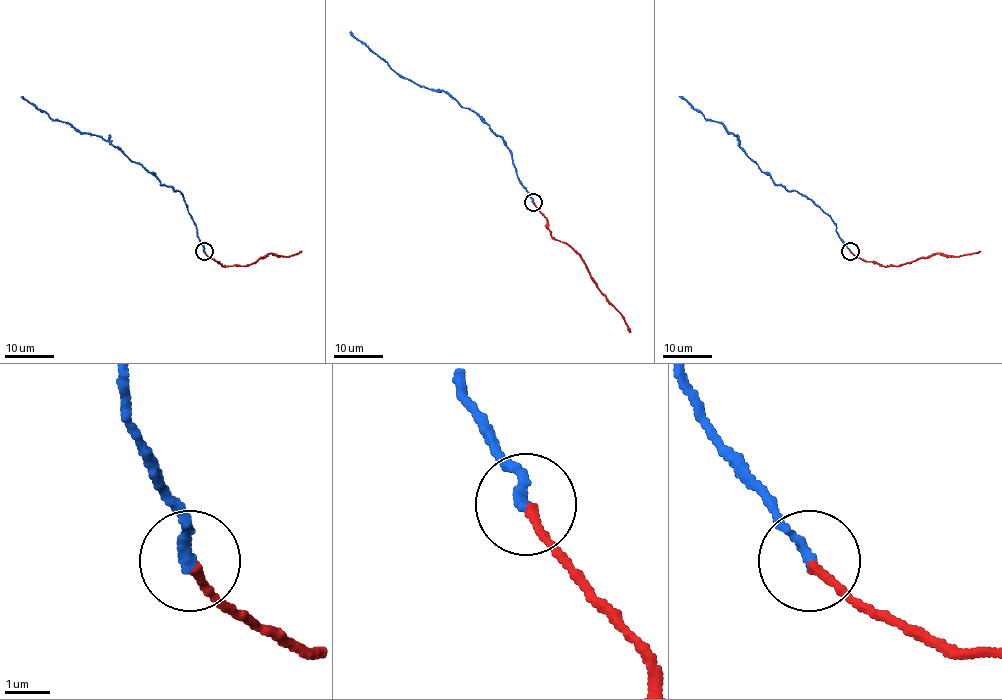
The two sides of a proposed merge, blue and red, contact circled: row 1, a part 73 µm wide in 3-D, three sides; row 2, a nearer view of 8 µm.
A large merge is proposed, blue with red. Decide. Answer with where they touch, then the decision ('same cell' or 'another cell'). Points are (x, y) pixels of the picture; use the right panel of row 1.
(850, 251) | same cell

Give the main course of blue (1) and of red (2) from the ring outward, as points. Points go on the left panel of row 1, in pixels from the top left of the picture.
1: (204, 252), (196, 224), (178, 190), (163, 185), (102, 139), (53, 120), (21, 97)
2: (204, 252), (223, 266), (249, 265), (266, 254), (290, 256), (302, 250)

